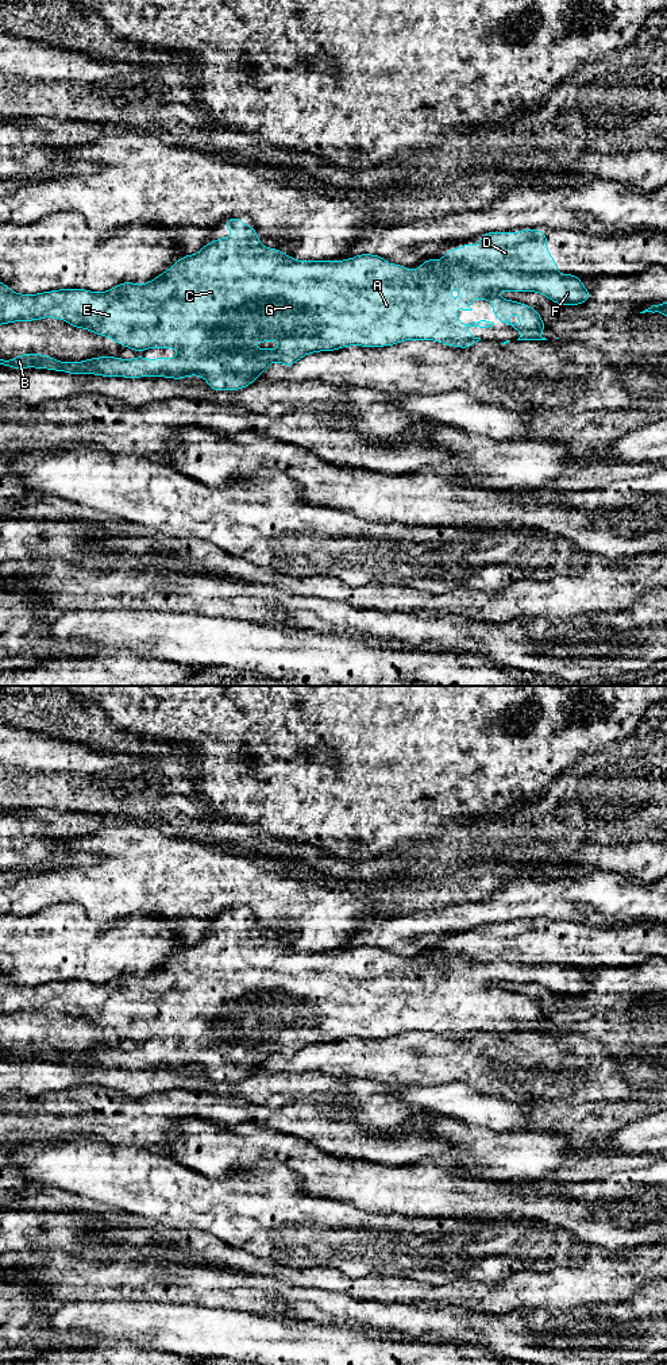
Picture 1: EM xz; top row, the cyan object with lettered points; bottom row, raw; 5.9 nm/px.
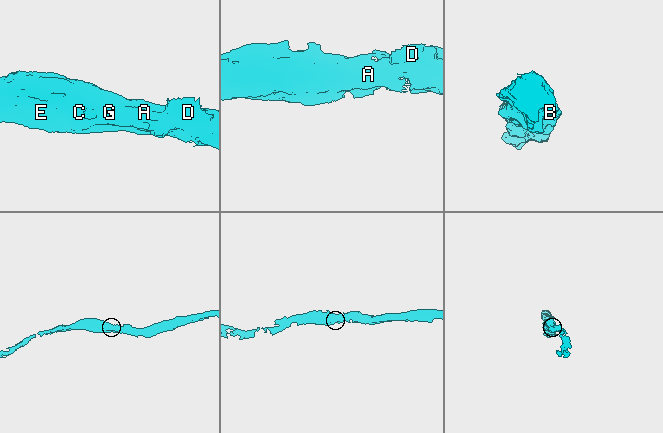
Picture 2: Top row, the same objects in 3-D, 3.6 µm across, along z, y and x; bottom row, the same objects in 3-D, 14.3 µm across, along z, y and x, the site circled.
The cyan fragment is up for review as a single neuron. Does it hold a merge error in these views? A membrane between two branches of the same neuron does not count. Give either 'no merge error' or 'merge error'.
merge error

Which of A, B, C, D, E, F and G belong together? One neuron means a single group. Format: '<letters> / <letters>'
A B C E F G / D

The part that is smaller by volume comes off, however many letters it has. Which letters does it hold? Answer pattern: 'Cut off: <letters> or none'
Cut off: D

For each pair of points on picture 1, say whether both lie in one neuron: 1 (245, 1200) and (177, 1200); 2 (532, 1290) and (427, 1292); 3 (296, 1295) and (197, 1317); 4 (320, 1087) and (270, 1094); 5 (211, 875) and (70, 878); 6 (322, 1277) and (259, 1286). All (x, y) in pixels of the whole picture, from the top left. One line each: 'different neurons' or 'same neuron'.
1: same neuron
2: same neuron
3: different neurons
4: same neuron
5: same neuron
6: different neurons

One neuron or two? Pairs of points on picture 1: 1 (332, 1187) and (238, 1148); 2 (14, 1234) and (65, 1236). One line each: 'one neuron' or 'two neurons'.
1: one neuron
2: one neuron

